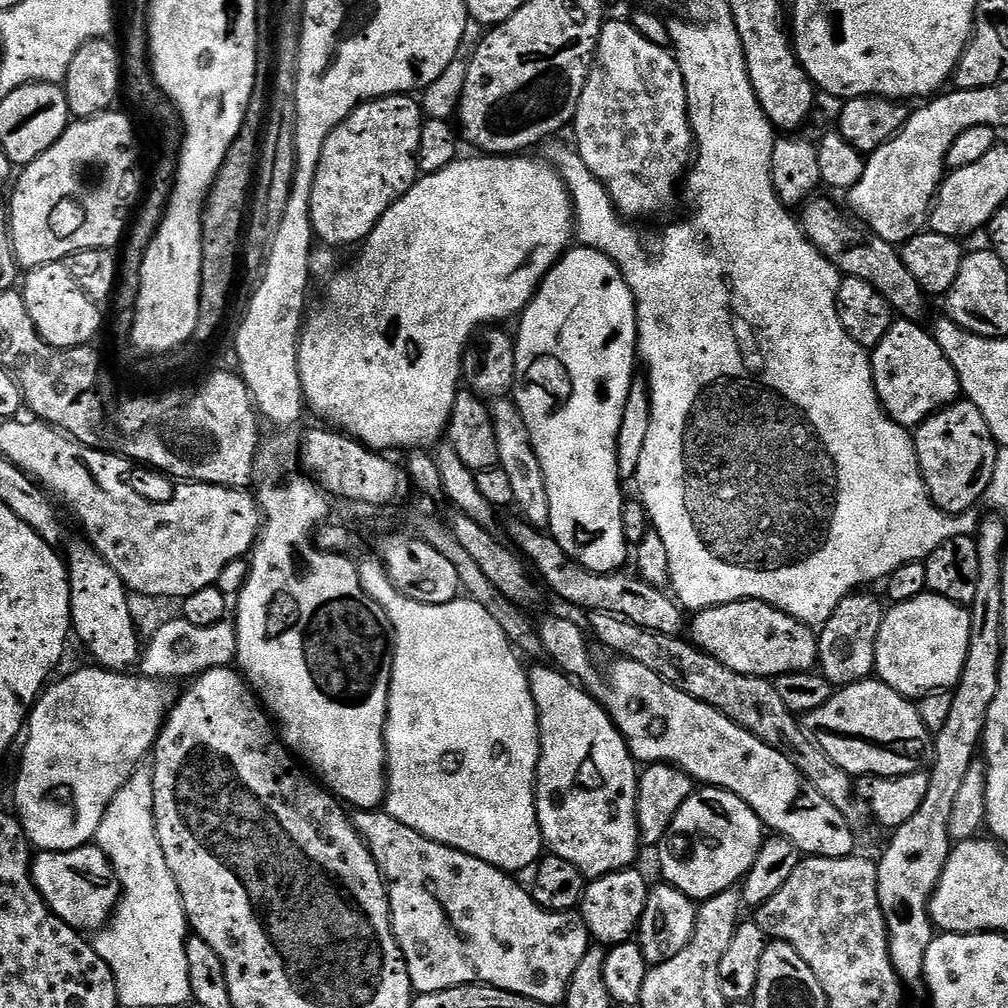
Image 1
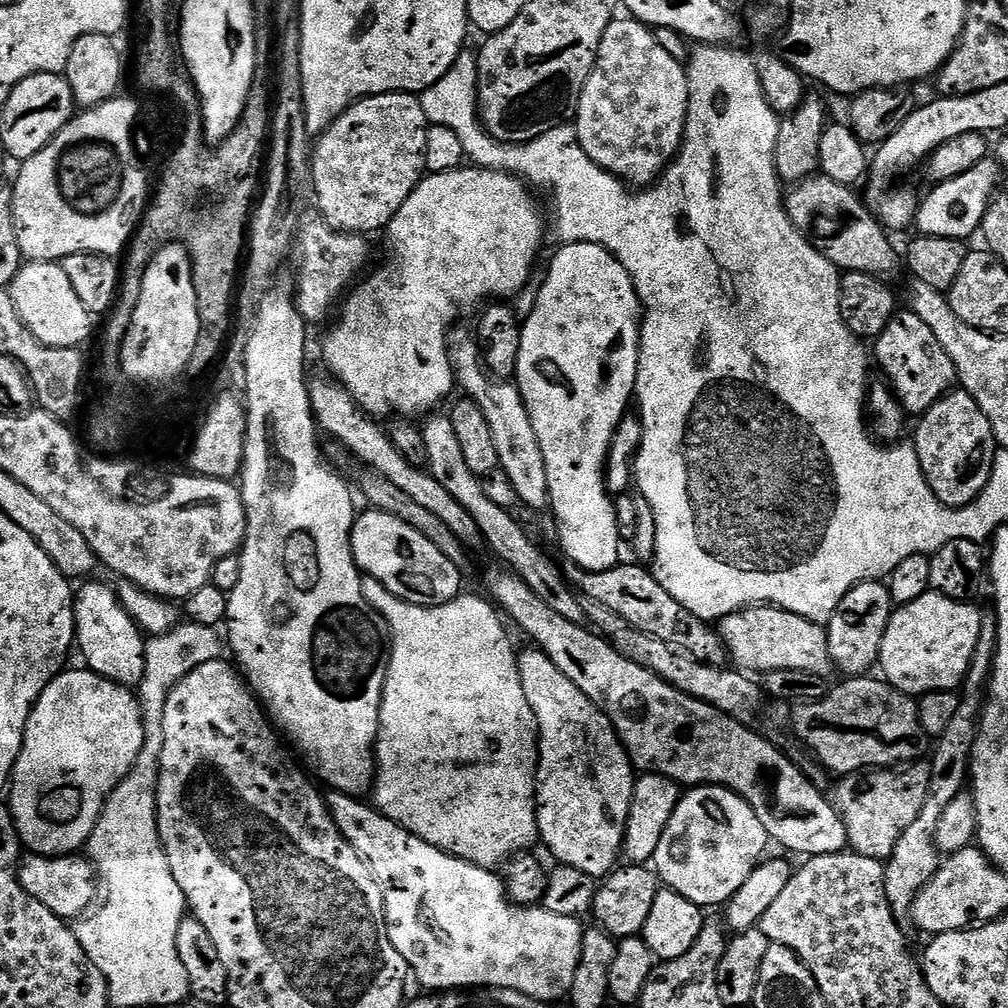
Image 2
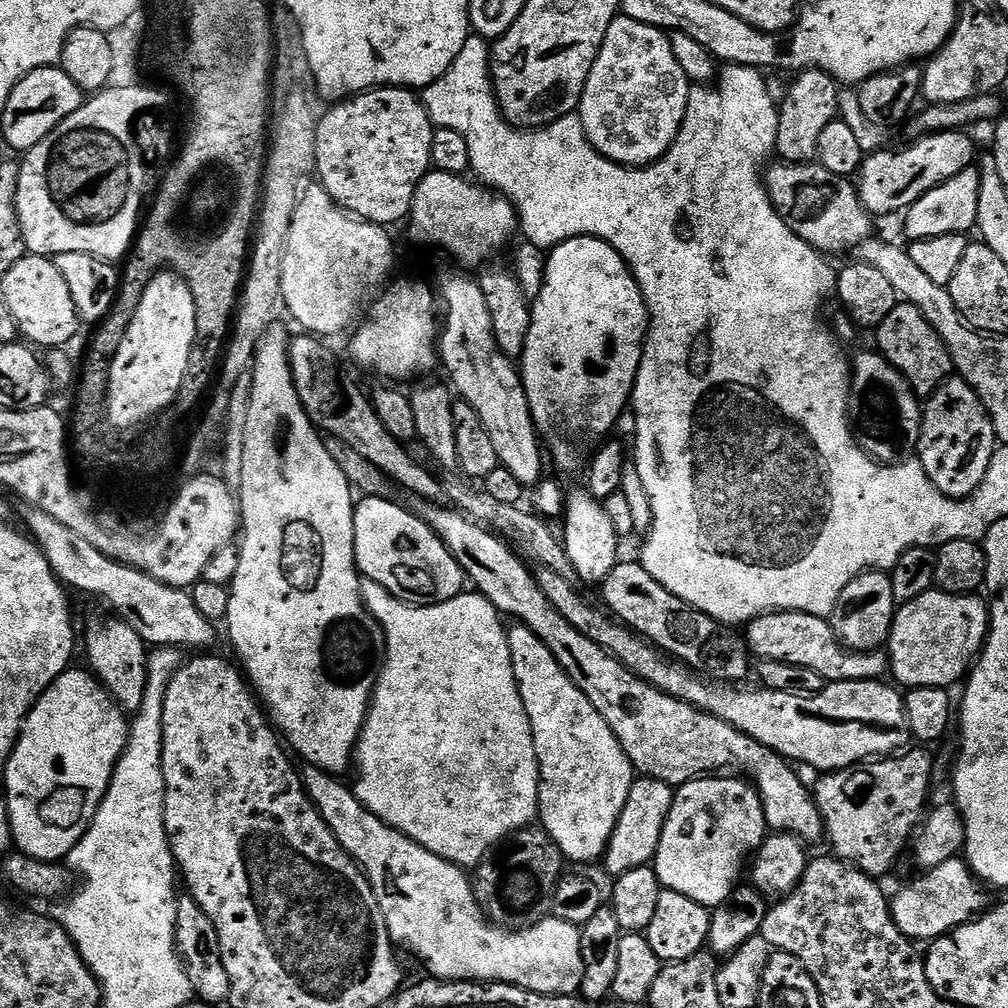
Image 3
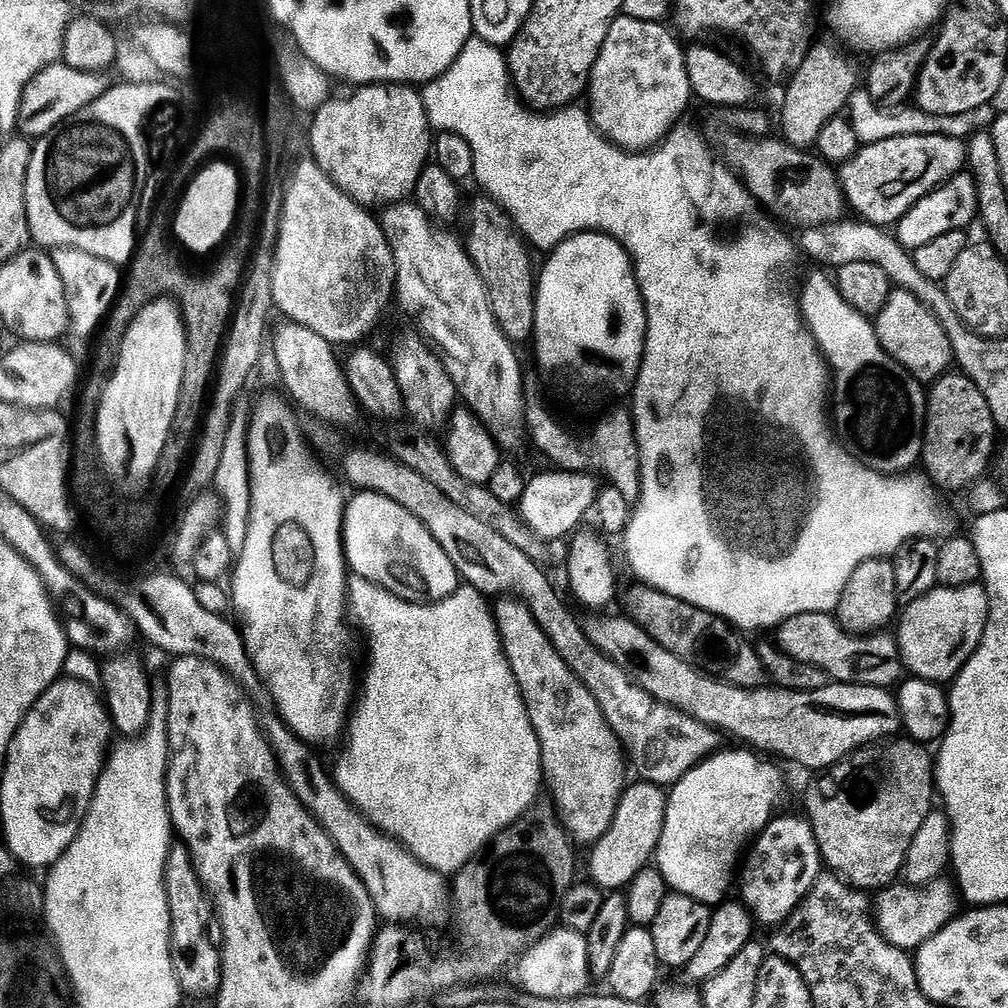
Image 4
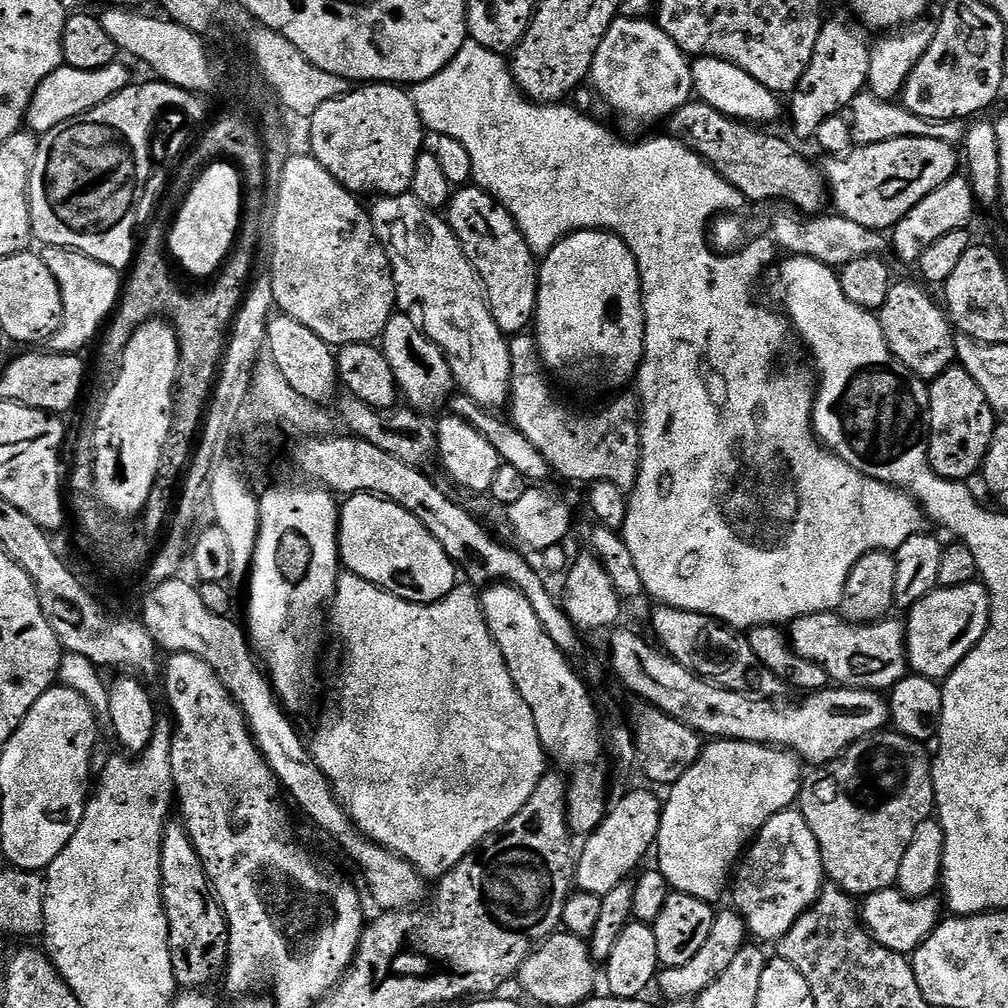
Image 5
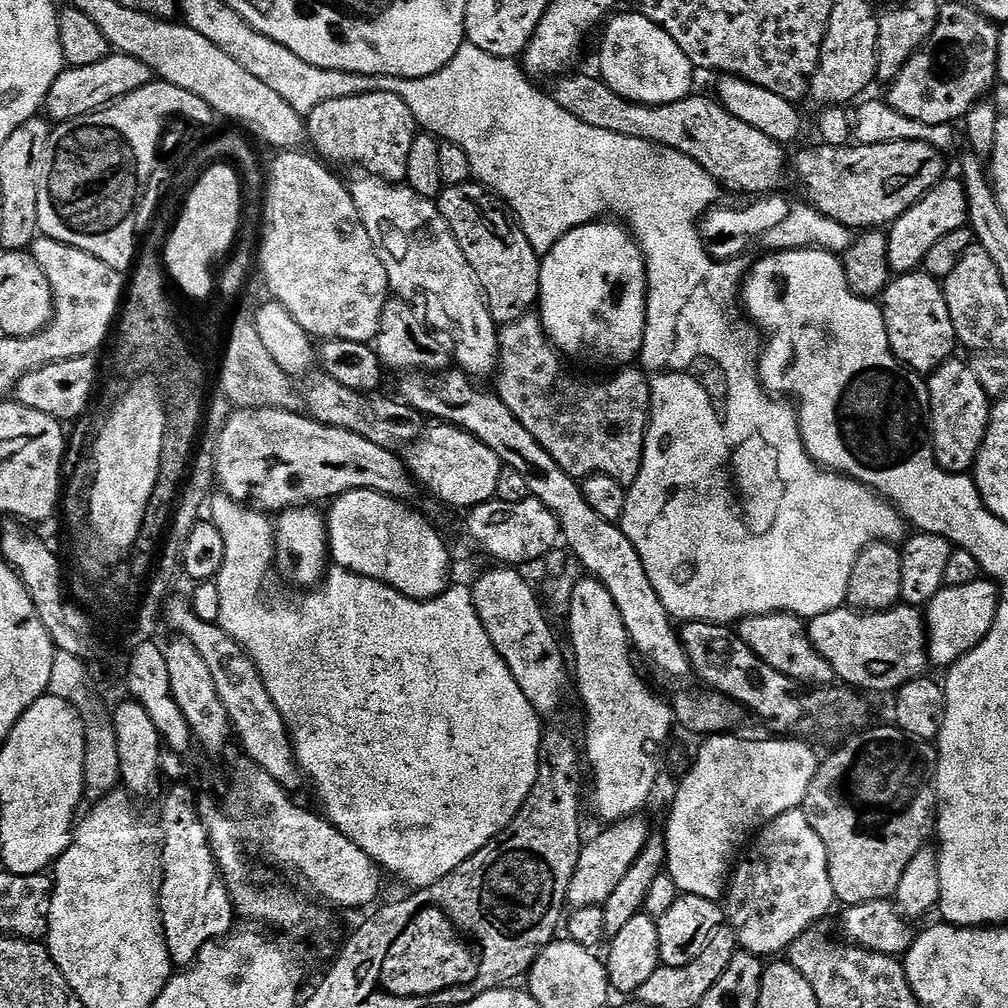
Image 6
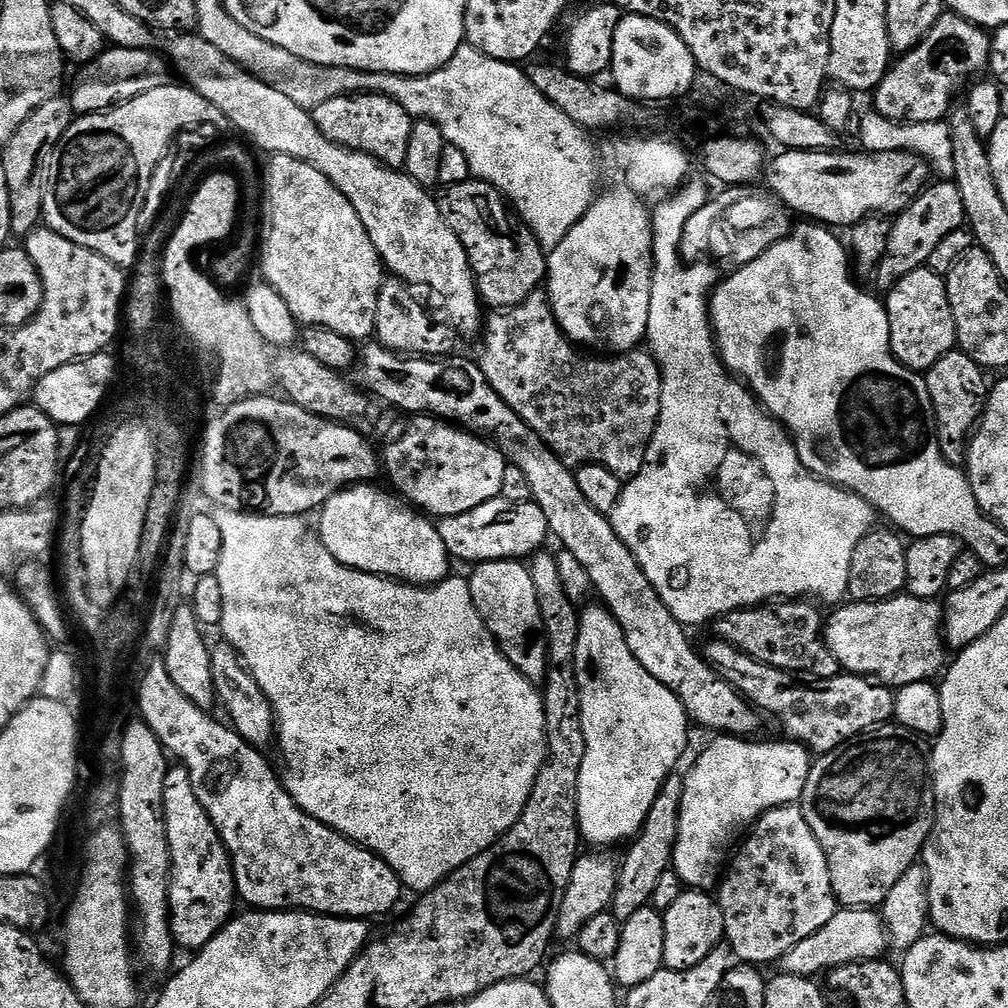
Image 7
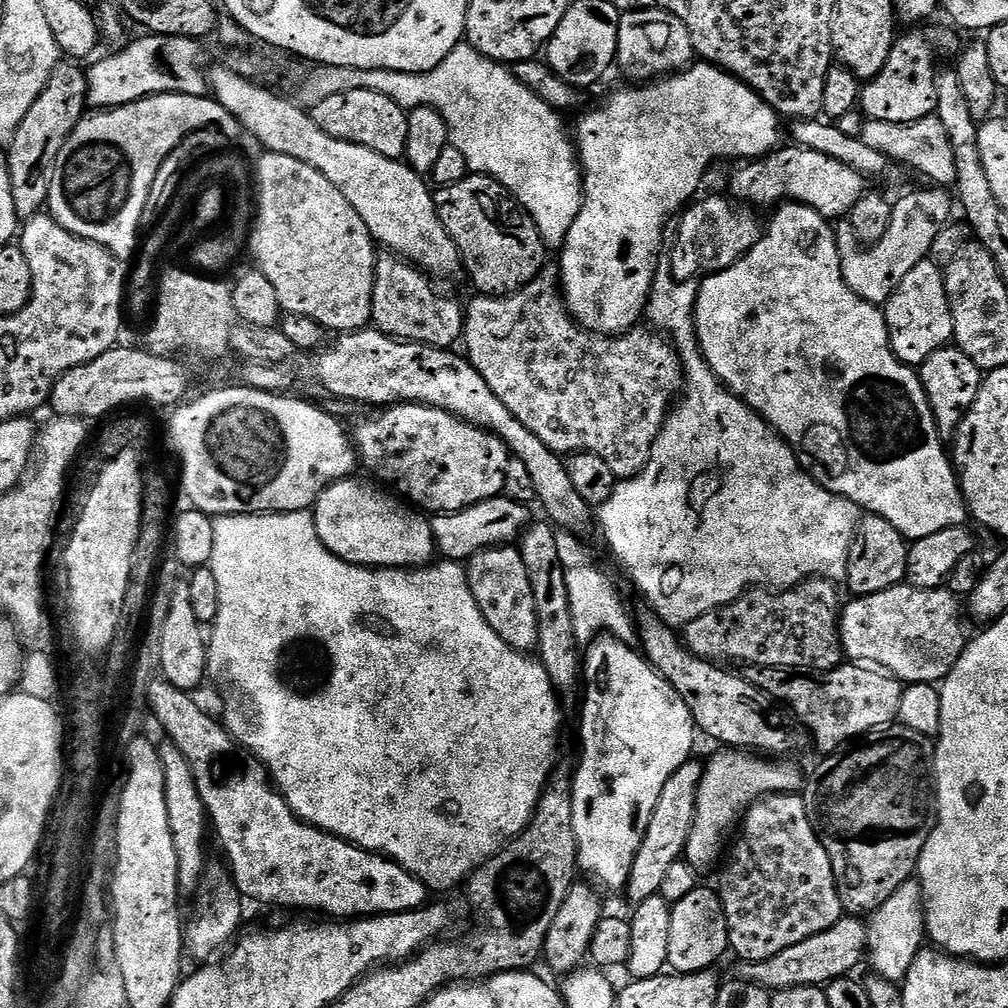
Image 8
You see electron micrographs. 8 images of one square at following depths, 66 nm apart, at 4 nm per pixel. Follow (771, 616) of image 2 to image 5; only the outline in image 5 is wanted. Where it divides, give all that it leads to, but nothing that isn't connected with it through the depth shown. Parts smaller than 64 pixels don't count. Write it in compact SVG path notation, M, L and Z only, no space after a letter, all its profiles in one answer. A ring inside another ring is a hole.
M835 611L815 612L791 621L787 634L796 653L822 666L833 685L883 693L910 672L905 625L892 619L885 618L874 624L851 624Z

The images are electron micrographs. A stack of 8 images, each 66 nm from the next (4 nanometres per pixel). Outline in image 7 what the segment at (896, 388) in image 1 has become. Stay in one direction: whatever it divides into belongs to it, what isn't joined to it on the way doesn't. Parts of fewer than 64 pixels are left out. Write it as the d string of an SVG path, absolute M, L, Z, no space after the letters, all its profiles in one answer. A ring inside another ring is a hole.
M925 266L906 274L893 288L887 289L886 307L890 318L892 353L896 355L896 361L910 371L927 374L934 366L934 362L938 362L938 358L950 354L957 347L954 314L950 310L948 297L948 281L945 277L934 274L934 270Z

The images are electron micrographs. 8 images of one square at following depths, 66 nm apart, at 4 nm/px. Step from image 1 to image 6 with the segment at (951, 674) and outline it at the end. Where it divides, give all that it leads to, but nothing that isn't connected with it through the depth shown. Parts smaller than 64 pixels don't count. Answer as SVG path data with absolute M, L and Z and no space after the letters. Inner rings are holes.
M988 578L970 582L970 586L944 587L926 606L929 661L944 670L957 664L970 650L977 648L995 622L999 605L997 585Z

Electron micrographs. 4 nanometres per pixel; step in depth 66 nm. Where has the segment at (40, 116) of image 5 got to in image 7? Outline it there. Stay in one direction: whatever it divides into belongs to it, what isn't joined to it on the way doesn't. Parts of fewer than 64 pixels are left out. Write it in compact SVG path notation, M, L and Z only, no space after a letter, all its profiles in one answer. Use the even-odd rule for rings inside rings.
M109 47L96 60L79 69L80 77L72 84L70 107L76 116L88 116L92 112L106 112L117 102L133 100L146 90L158 90L170 82L170 64L159 51L151 48L130 50L129 48Z

